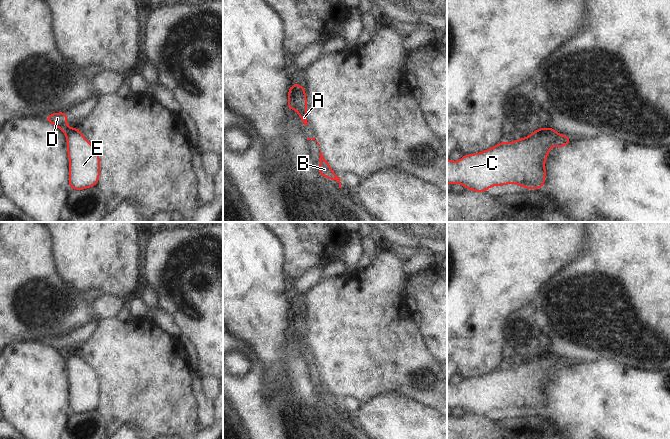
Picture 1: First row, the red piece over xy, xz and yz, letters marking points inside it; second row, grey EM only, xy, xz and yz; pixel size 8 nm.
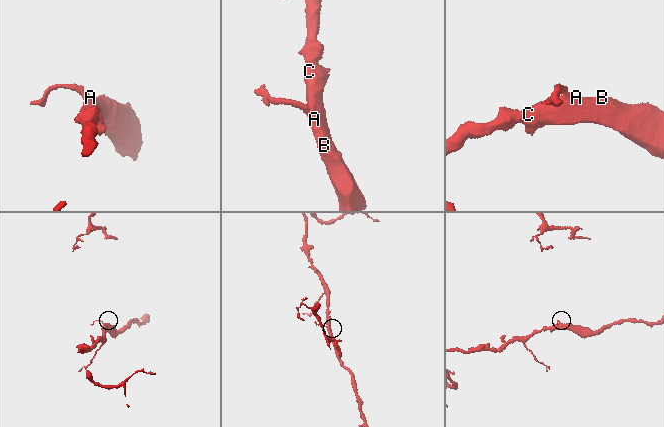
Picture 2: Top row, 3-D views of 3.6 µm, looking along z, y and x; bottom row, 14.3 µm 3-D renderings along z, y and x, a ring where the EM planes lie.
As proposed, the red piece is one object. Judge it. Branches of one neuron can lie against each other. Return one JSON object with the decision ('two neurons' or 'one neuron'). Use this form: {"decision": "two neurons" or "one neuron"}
{"decision": "two neurons"}

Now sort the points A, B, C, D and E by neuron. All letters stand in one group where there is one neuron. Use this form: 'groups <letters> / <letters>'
groups A B C E / D

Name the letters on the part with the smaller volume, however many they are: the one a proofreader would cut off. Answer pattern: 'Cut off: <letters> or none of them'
Cut off: D

